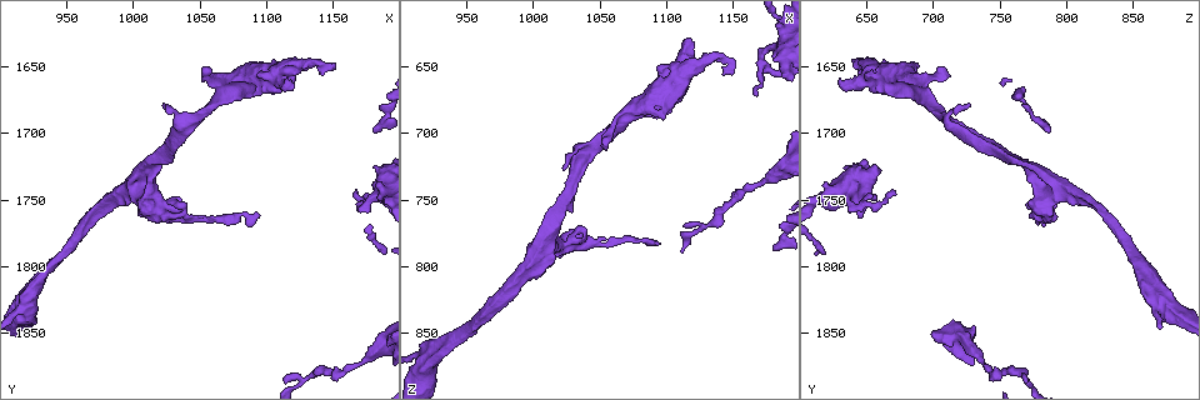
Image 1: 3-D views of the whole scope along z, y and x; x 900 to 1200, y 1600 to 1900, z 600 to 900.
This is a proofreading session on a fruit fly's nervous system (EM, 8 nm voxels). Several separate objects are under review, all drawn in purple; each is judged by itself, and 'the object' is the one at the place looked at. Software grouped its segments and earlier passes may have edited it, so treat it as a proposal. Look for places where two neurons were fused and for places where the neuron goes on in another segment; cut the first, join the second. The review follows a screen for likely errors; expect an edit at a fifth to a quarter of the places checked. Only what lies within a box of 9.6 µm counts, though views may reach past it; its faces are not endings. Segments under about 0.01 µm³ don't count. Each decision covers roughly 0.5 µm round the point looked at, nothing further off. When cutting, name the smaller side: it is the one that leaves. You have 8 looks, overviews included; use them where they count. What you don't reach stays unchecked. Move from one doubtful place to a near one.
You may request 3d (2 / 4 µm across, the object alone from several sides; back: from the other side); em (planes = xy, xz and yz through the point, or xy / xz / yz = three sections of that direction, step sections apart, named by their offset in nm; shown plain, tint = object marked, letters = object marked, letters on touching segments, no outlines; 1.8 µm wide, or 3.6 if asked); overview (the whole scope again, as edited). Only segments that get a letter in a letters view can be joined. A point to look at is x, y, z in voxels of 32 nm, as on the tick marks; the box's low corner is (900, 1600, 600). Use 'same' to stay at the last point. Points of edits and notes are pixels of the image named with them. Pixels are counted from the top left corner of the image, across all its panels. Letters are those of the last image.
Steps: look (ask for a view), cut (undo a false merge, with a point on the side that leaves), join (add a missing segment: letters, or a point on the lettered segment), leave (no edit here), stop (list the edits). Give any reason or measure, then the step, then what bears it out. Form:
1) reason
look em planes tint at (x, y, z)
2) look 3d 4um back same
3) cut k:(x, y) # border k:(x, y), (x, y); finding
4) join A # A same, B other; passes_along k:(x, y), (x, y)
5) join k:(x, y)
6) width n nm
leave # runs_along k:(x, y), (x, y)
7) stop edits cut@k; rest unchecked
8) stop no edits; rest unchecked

tapers out
look em 3.6um planes letters at (1186, 1744, 656)

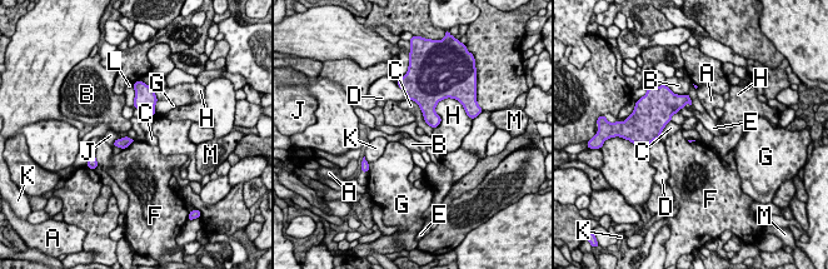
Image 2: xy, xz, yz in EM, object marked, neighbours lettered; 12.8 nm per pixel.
leave # A other, B other, C other, D other, E other, F other, G other, H other, J other, K other, L other, M other; no lettered segment goes on from it

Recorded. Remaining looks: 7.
three arms meet
look em xz step 4 tint at (1004, 1732, 778)

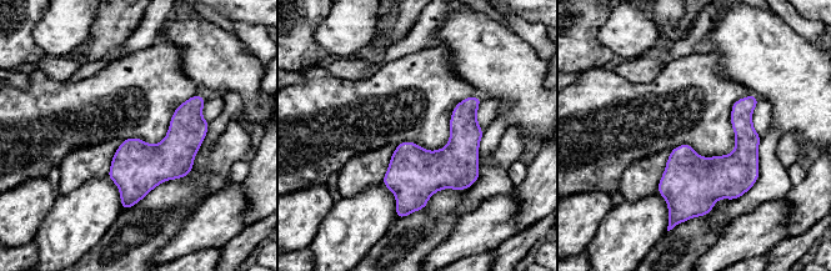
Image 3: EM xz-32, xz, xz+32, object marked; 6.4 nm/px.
look em planes letters same

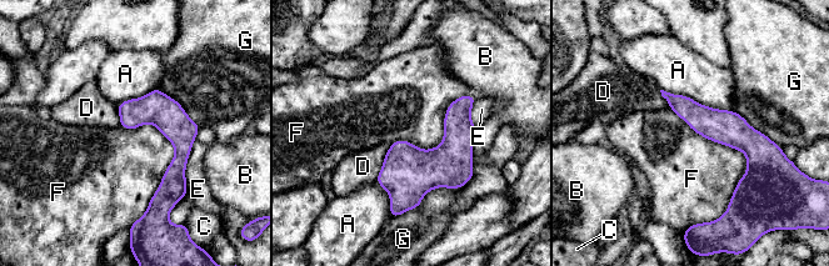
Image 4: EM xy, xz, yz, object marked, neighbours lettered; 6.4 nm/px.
leave # A other, B other, C other, D other, E other, F other, G other; none of them fits

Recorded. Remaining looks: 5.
free end
look 3d 2um at (1180, 1698, 788)

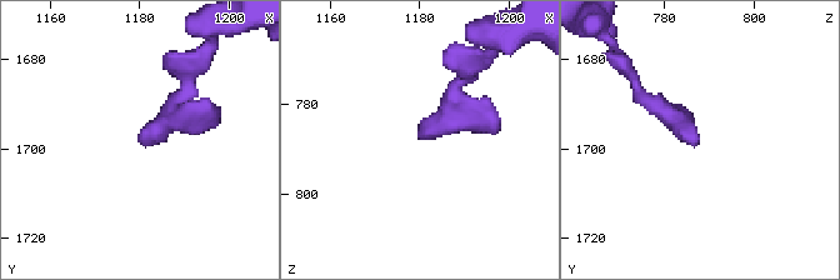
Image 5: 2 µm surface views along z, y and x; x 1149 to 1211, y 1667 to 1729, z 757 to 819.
look em yz step 4 letters at (1181, 1698, 788)

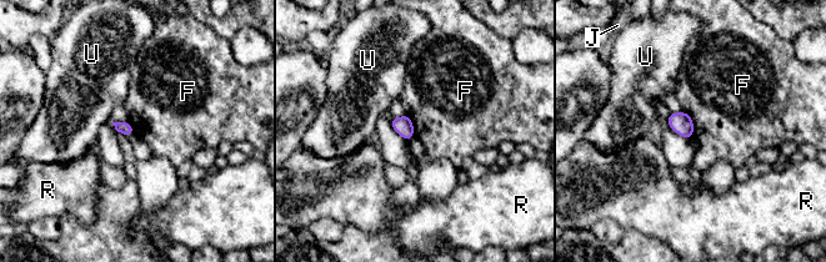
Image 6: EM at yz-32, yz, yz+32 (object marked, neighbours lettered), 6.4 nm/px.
width 90 nm
leave # F other, J other, R other, U other; border 6:(682, 110), (691, 119), (694, 136); none of them fits

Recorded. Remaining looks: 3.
stop no edits; rest unchecked

